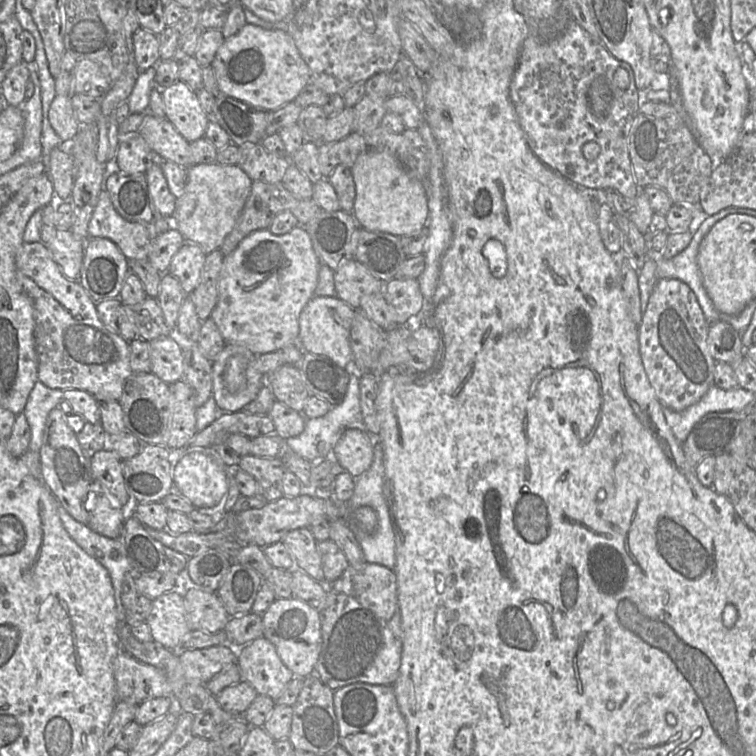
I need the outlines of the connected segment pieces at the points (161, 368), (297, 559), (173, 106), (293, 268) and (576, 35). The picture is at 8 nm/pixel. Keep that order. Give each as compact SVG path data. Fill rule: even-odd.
M169 335L149 342L151 372L166 383L183 379L184 362L180 345Z
M298 528L287 533L281 540L294 559L294 567L320 583L324 582L321 557L316 548L317 541L310 528Z
M178 81L161 90L164 117L190 143L204 138L209 116L202 110L196 93Z
M302 226L278 235L269 229L260 229L246 236L230 254L224 256L218 280L218 301L210 319L214 321L227 343L247 348L254 355L275 352L297 343L299 316L315 296L320 261L311 238Z
M570 21L565 30L551 40L536 37L524 40L510 84L510 98L531 150L548 168L587 188L615 190L627 197L635 197L641 192L628 151L628 131L642 104L633 70L628 63L616 59L576 22ZM587 142L595 142L600 147L594 159L587 159L582 153Z

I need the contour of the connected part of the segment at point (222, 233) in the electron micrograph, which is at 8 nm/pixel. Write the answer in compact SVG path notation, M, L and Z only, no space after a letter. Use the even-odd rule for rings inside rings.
M215 162L190 166L184 193L176 199L173 226L187 242L199 245L206 254L219 250L237 222L252 183L238 165L220 165Z

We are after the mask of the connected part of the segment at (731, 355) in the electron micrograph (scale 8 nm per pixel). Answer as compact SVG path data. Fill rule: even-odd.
M660 279L655 284L638 327L639 351L648 380L660 403L673 411L683 411L697 403L714 386L718 362L729 365L745 357L742 337L725 321L709 322L691 288L677 279Z

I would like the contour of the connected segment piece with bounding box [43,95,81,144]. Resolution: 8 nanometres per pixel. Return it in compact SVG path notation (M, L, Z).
M56 95L43 116L47 116L50 125L64 144L71 142L81 126L67 96Z

